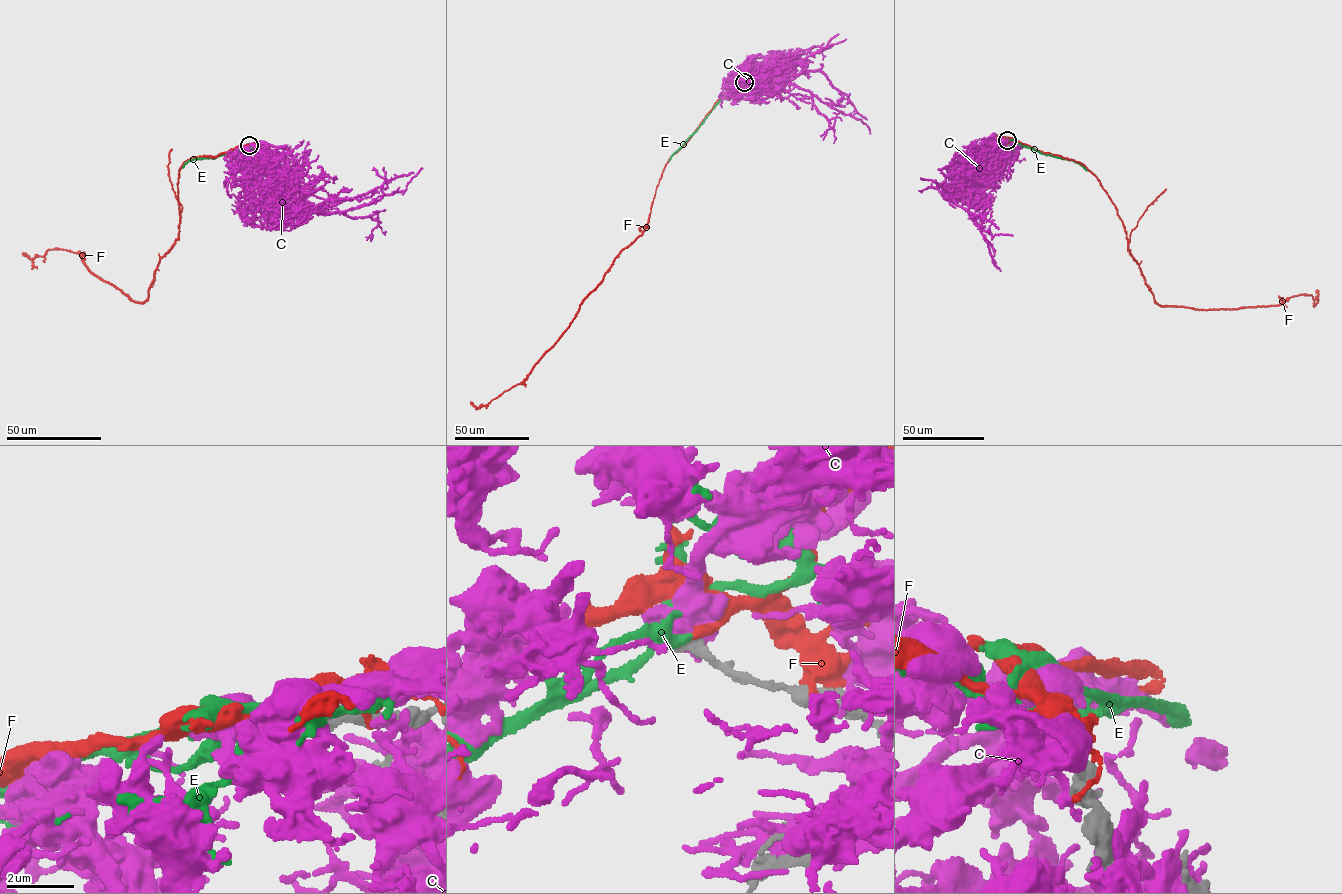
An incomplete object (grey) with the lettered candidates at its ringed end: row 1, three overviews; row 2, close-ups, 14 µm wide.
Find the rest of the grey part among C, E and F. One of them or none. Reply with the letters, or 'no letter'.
E

